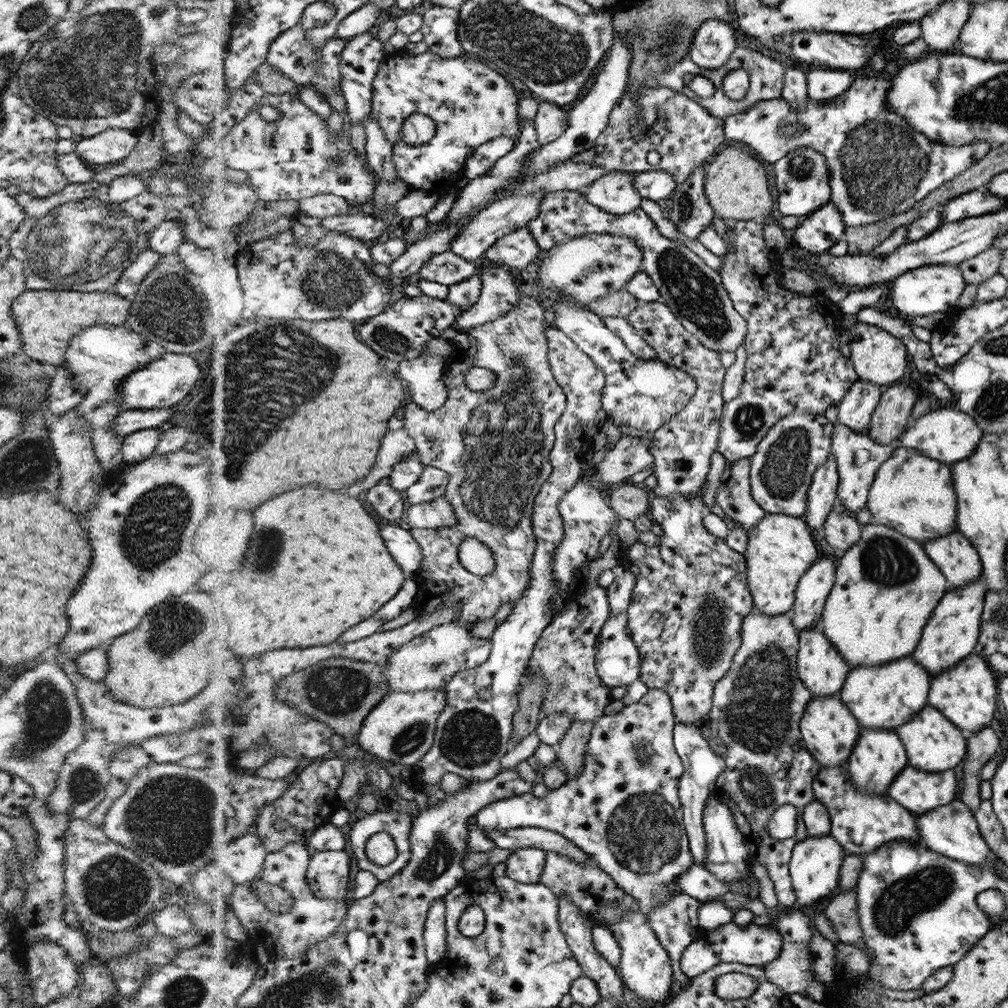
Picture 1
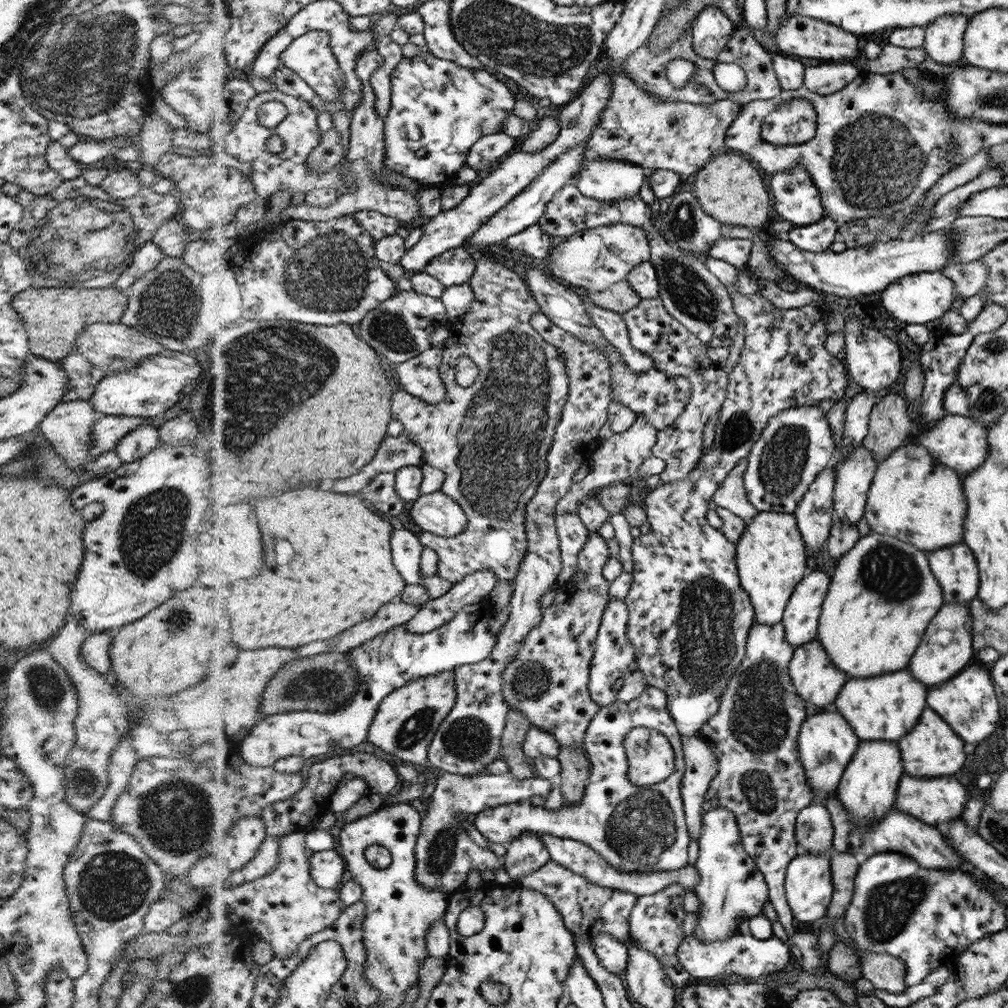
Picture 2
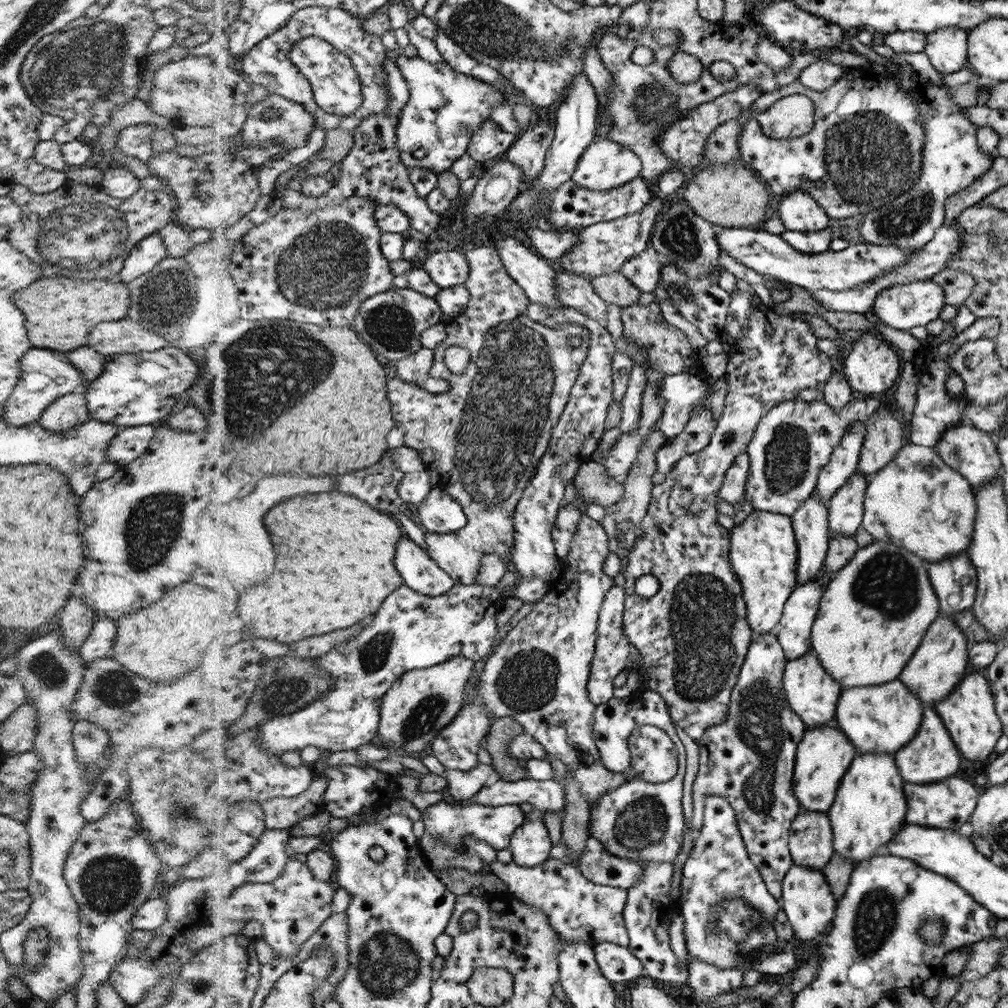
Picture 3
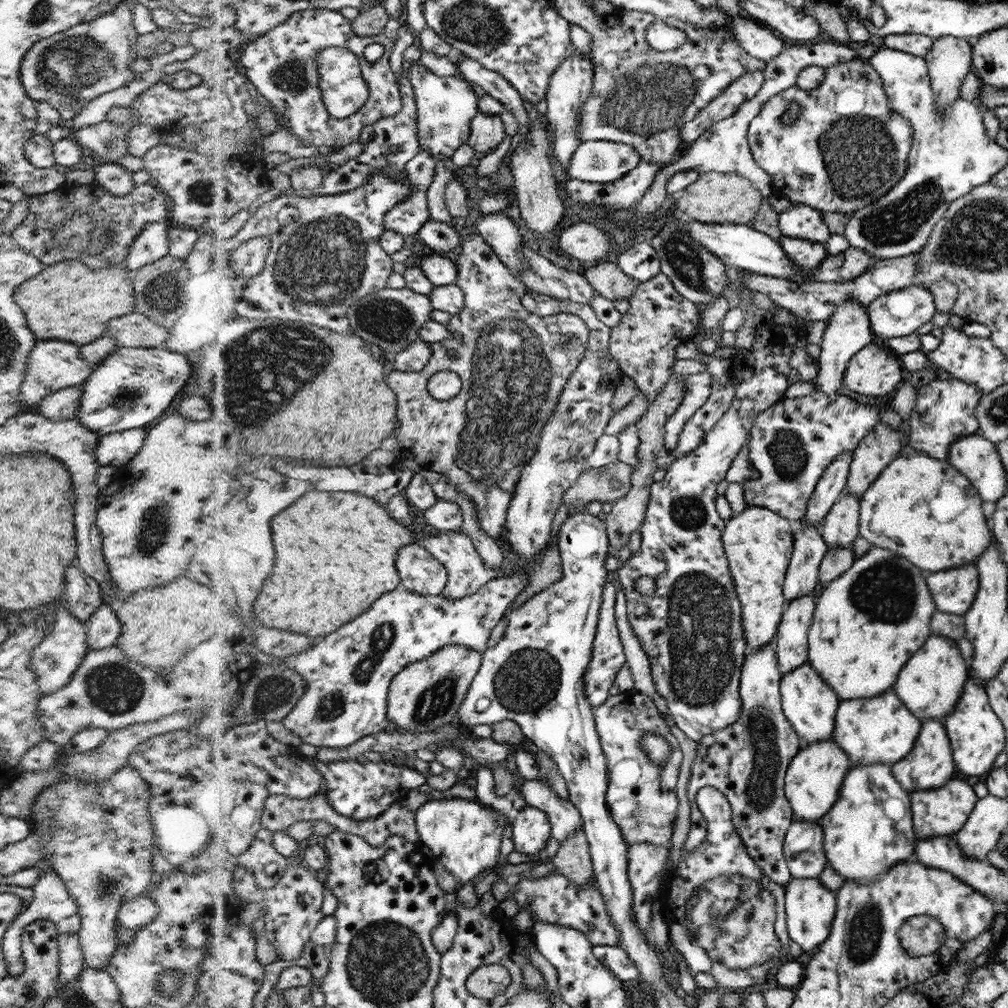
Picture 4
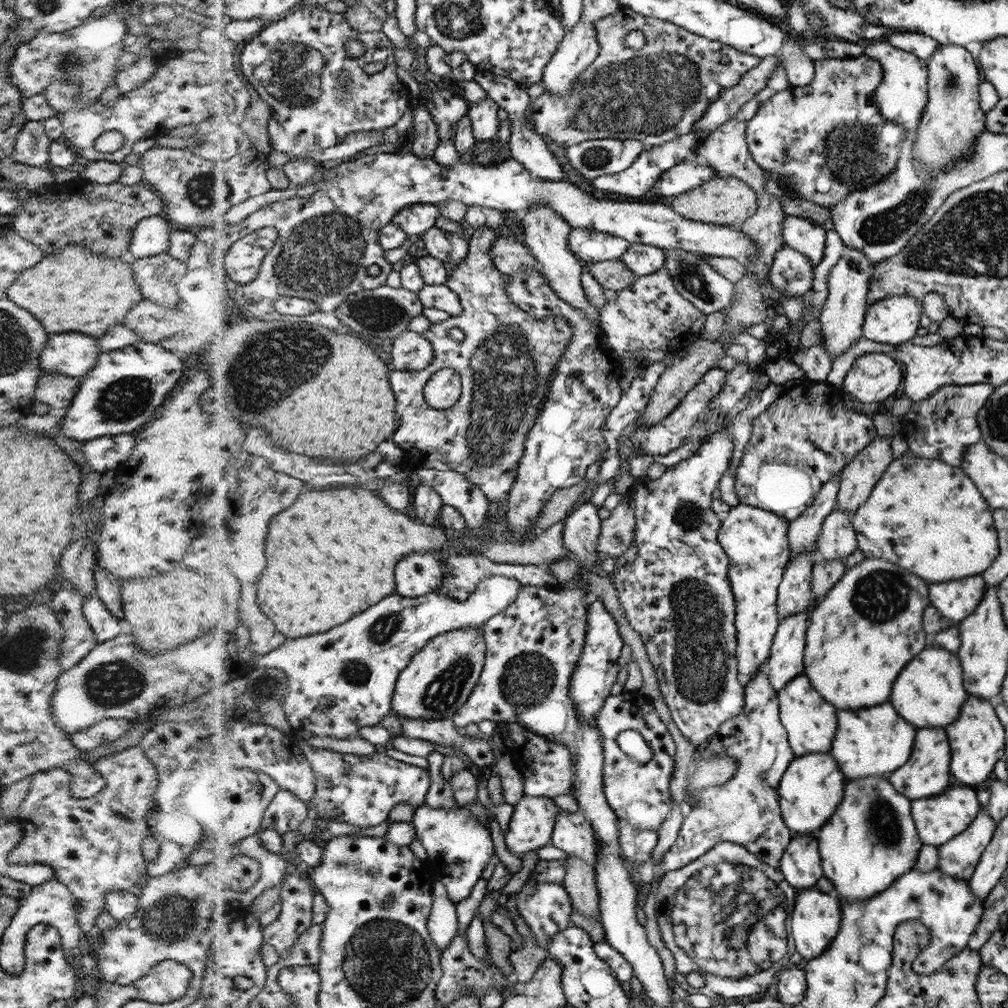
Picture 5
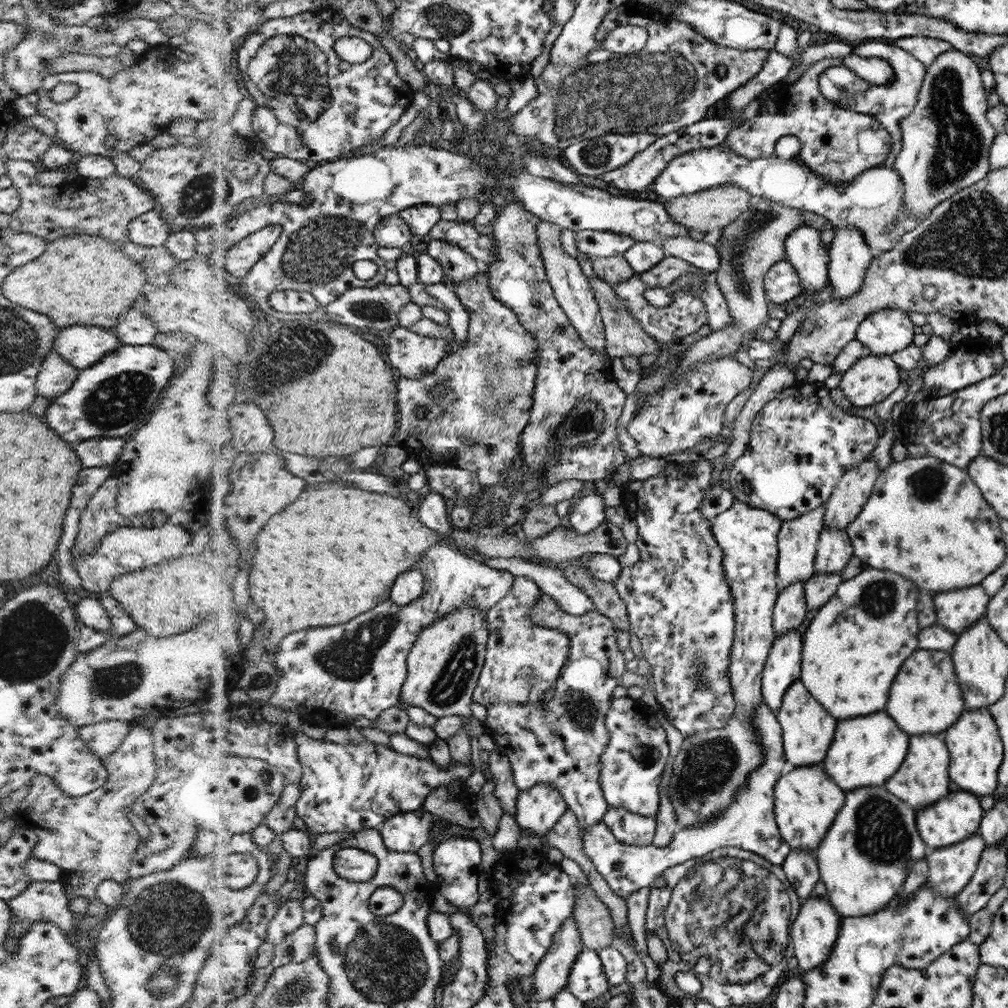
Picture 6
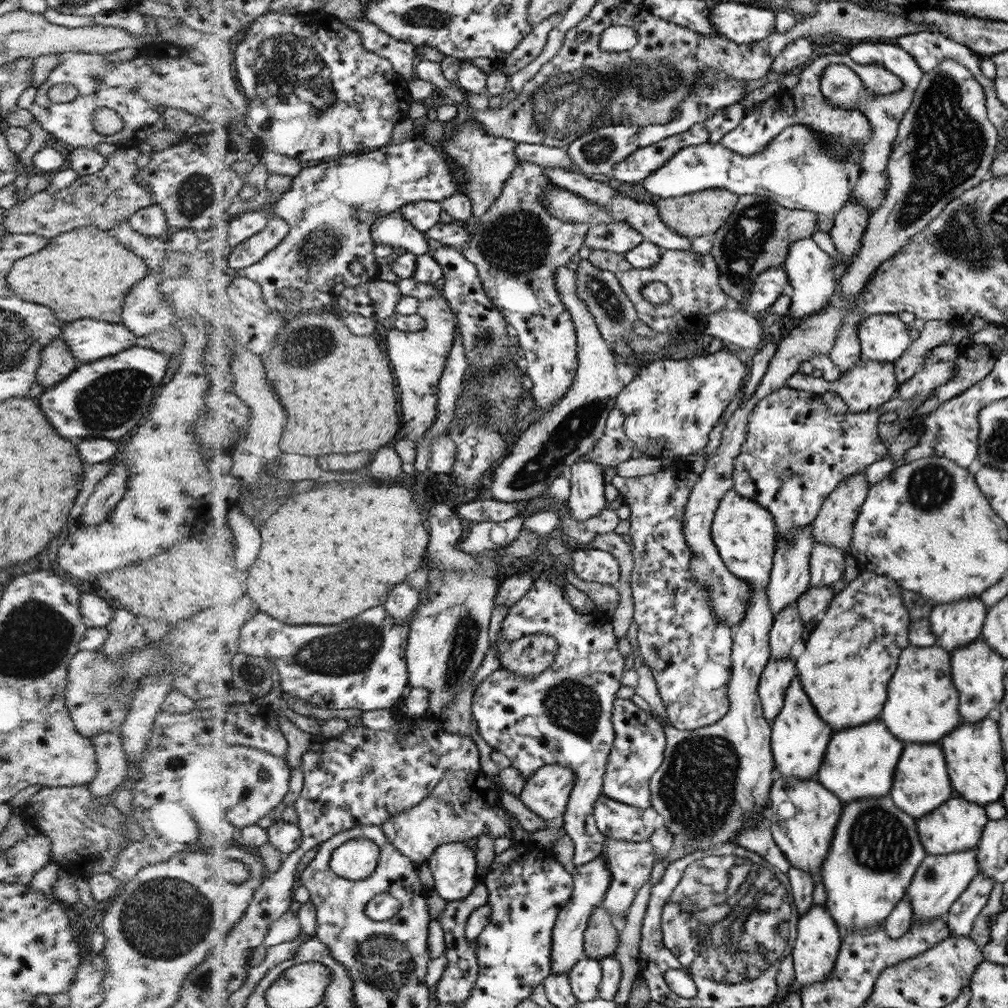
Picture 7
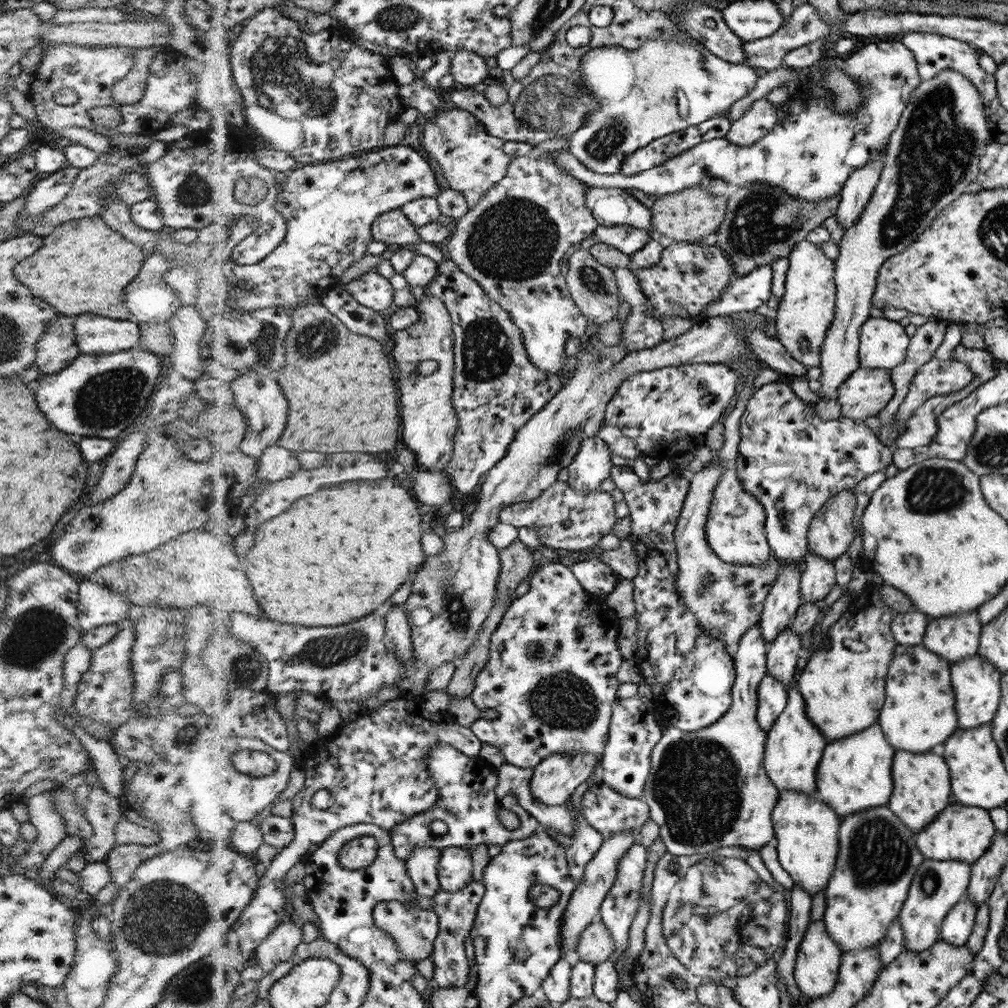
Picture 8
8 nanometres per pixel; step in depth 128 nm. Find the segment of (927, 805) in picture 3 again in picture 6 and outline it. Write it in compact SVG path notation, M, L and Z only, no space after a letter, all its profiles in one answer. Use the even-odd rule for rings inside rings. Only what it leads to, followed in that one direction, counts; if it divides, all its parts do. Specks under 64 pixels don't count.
M958 789L950 792L948 796L940 799L937 803L916 810L917 828L928 845L929 851L950 847L961 842L961 840L968 839L969 836L974 835L974 832L978 830L978 826L981 826L980 820L984 816L984 810L980 808L978 796Z

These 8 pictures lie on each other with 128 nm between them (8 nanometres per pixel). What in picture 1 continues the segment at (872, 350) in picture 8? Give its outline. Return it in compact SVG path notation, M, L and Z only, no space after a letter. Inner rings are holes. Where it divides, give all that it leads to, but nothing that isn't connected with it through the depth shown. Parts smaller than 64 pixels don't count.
M930 265L905 272L904 275L894 279L889 286L892 302L899 316L909 321L915 316L928 316L944 312L948 308L952 309L952 306L956 306L956 302L959 302L966 281L958 265Z

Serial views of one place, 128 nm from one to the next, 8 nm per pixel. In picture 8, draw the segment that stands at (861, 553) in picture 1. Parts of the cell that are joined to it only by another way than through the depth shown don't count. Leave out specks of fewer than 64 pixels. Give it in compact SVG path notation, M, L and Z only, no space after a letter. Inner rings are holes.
M870 578L849 608L825 633L823 647L809 657L798 677L811 721L827 739L840 740L872 727L885 704L885 682L897 647L893 635L895 610L882 598L882 582Z

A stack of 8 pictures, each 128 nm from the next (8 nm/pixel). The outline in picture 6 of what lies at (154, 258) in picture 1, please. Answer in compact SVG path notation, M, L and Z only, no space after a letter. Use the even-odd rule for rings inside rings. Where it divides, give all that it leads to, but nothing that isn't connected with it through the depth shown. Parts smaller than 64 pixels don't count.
M157 208L137 216L129 224L129 240L134 245L162 246L170 236L169 224Z

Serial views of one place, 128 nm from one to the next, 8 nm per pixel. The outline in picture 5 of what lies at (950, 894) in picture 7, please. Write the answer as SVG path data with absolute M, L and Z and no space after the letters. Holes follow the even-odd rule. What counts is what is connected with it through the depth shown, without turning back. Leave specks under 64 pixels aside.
M988 806L982 808L981 814L976 816L966 831L939 846L938 869L968 881L981 862L981 856L996 830L997 824L989 813Z

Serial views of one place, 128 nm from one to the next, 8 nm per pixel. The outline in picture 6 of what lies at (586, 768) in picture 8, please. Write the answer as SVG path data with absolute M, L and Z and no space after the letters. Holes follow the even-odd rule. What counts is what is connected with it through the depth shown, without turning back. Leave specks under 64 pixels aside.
M547 782L538 783L530 790L519 791L515 804L515 821L519 824L521 832L531 832L541 840L547 840L548 831L552 831L561 820L561 812L568 810L561 792Z

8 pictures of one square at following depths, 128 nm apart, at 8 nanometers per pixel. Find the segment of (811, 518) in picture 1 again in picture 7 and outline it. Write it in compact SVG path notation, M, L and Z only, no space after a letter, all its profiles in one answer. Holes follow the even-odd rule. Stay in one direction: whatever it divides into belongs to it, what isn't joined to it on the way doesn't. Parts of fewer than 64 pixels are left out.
M797 603L778 614L769 632L770 656L774 659L792 659L790 652L800 647L800 636L805 625Z

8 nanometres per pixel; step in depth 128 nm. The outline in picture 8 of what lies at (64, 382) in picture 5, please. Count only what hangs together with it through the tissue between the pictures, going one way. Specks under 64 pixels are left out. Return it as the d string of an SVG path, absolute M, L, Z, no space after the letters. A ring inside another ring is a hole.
M59 314L36 343L35 364L41 375L66 368L79 354L73 319Z

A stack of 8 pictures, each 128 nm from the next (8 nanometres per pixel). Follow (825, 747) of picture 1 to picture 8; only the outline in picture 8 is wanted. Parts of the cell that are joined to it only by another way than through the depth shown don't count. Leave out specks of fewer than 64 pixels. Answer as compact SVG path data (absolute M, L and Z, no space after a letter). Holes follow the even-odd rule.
M779 790L779 793L780 800L772 812L778 856L782 868L790 873L796 886L813 896L825 890L830 875L834 872L838 856L840 818L829 804L817 797L817 794L782 790Z

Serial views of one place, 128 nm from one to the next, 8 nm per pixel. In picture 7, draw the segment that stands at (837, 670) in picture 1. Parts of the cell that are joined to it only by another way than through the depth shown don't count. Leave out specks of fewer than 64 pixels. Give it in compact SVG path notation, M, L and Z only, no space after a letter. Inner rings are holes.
M797 667L794 670L796 676L792 678L790 686L786 688L785 702L781 713L777 719L772 720L772 753L773 760L776 762L776 775L787 777L795 776L801 779L815 778L825 760L826 748L832 736L832 727L814 708L813 701L809 699L808 693L801 683Z

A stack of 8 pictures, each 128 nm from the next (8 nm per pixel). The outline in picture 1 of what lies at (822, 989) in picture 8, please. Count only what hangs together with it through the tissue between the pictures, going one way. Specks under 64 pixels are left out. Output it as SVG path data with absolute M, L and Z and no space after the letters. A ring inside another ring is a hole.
M830 834L821 837L808 836L793 848L789 871L794 892L797 893L798 907L814 906L838 888L838 878L841 878L841 864L846 855L845 848Z

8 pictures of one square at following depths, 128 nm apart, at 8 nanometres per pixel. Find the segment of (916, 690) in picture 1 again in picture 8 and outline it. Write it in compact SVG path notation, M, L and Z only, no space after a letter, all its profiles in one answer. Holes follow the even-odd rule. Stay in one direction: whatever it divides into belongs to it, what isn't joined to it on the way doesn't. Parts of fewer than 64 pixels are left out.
M873 724L872 727L865 728L864 732L857 732L844 739L830 741L829 746L826 747L825 755L822 756L821 764L818 767L818 792L815 794L817 794L817 797L821 801L825 801L826 804L829 804L834 809L834 812L837 812L838 816L843 816L844 818L848 815L853 815L855 812L888 805L889 800L893 796L892 758L894 758L896 749L892 748L892 746L886 742L886 738L884 738L880 727L879 724Z

